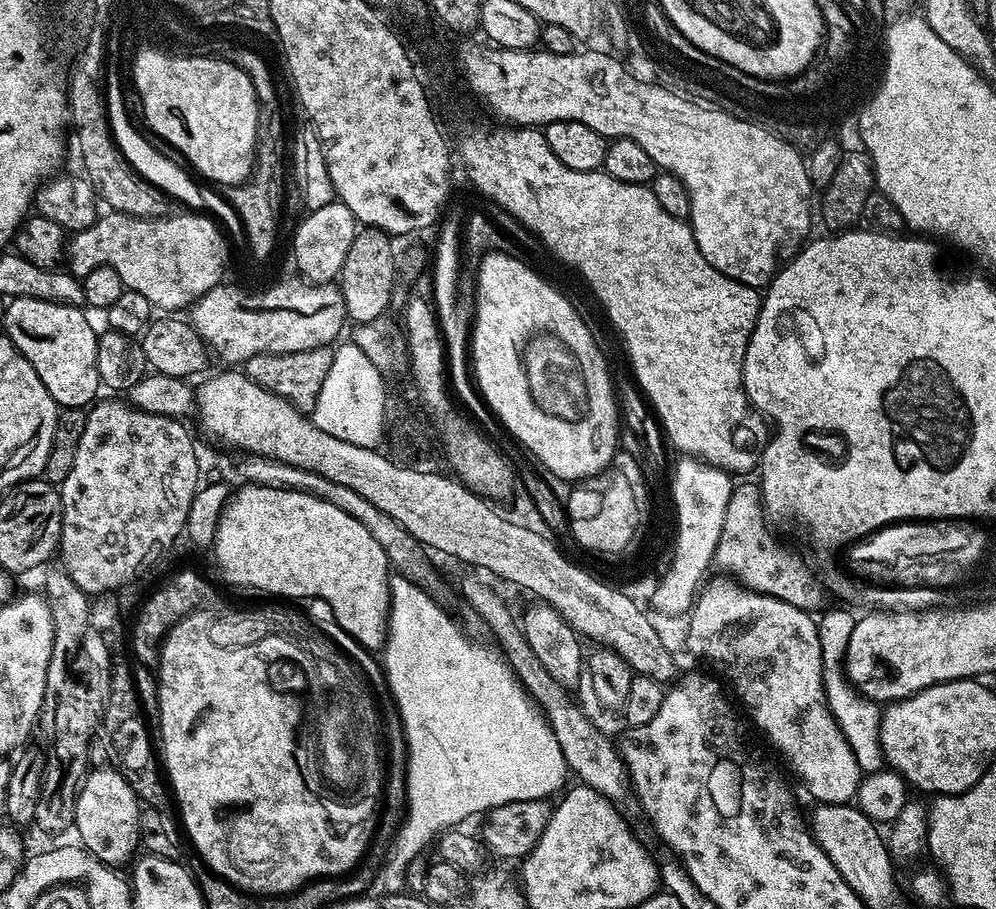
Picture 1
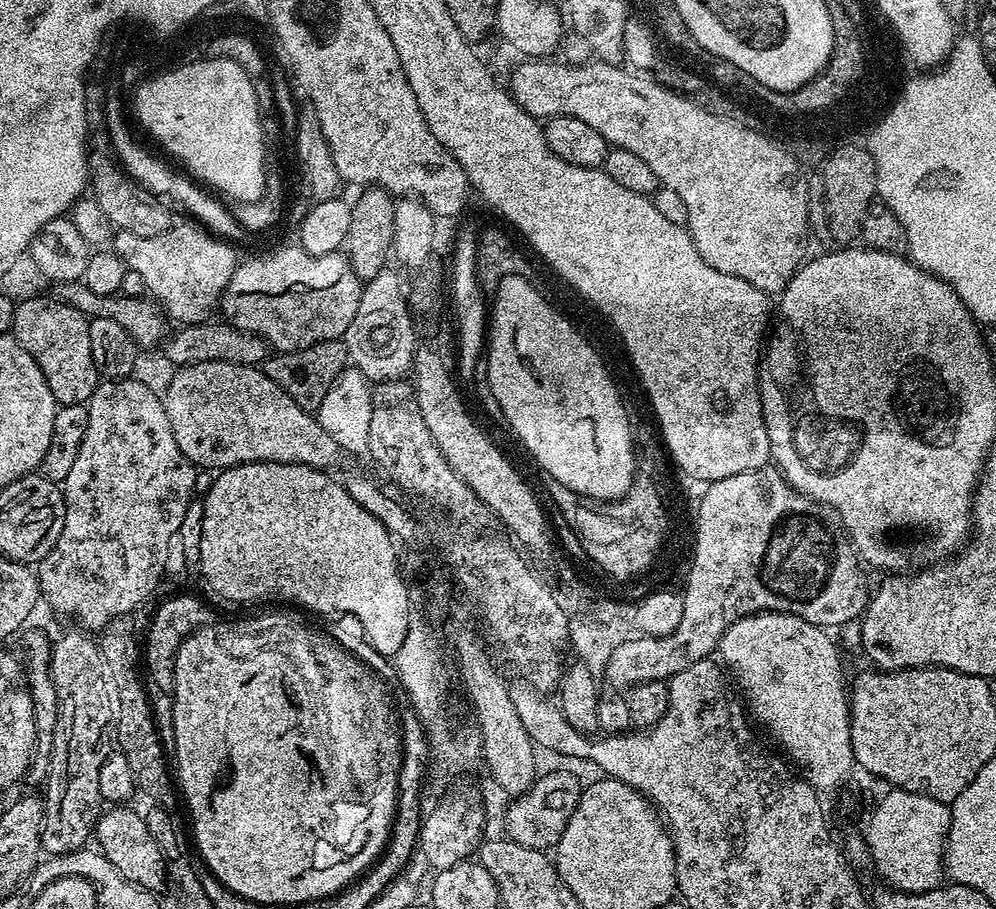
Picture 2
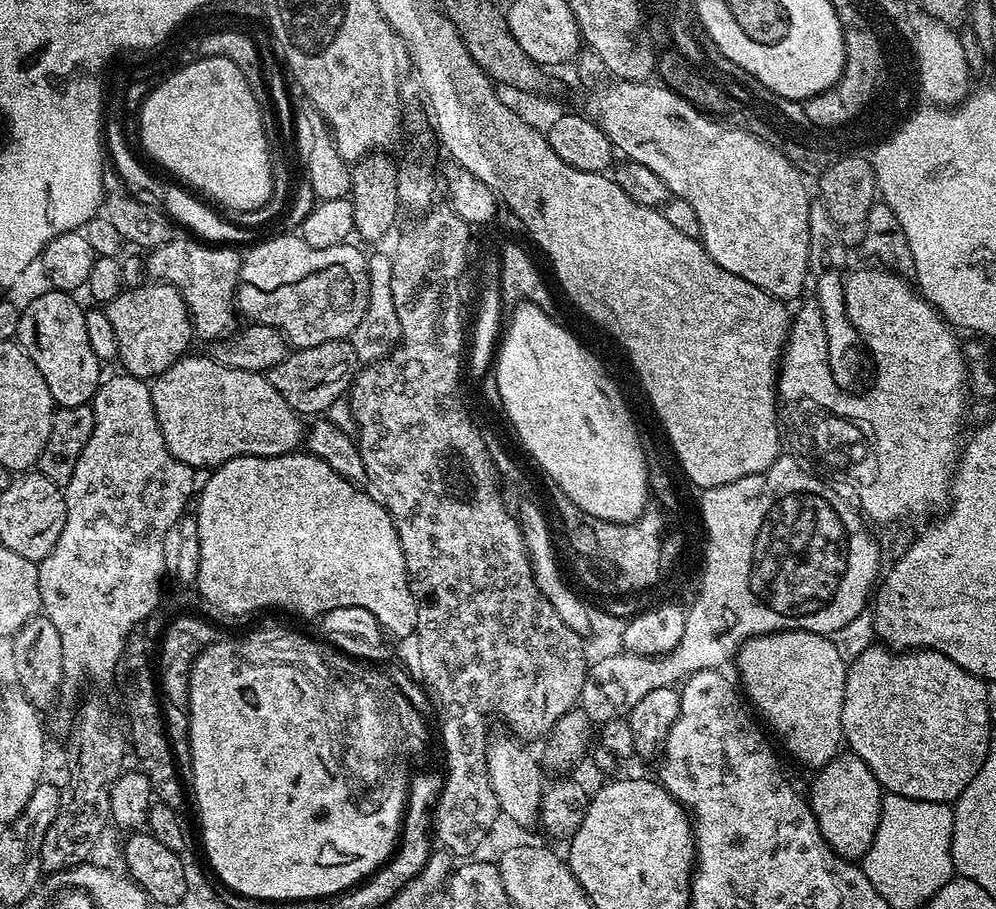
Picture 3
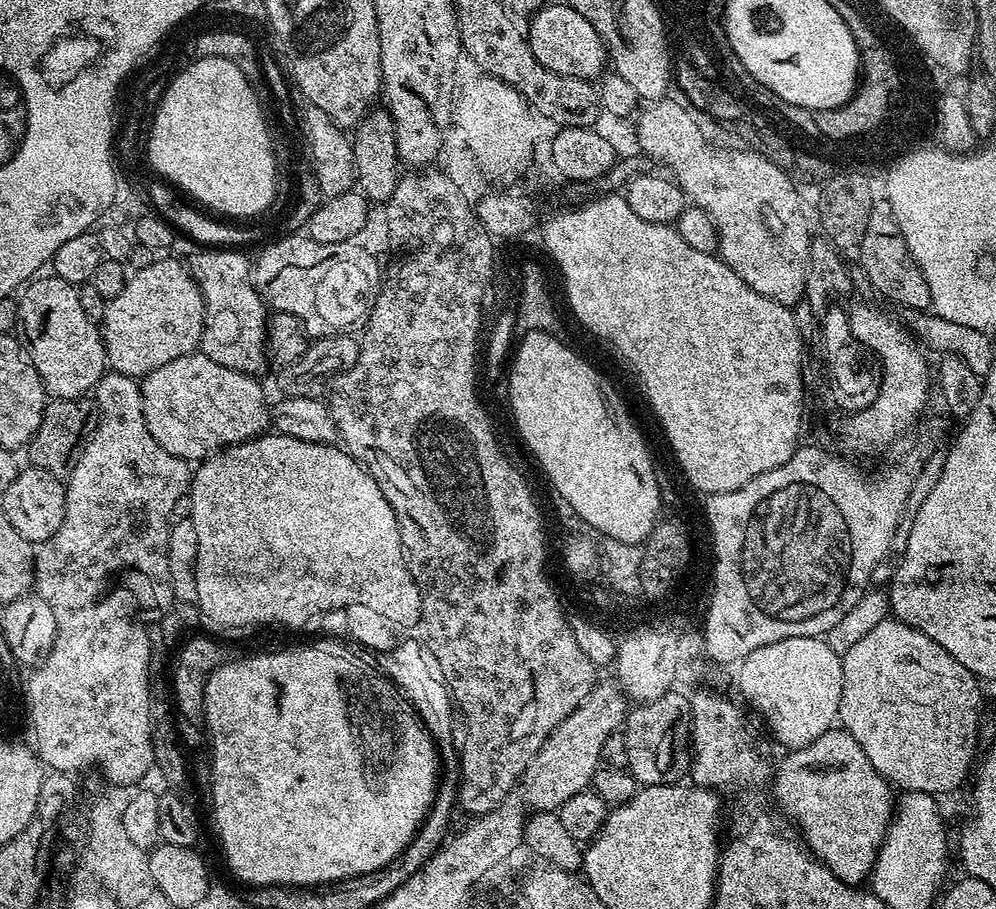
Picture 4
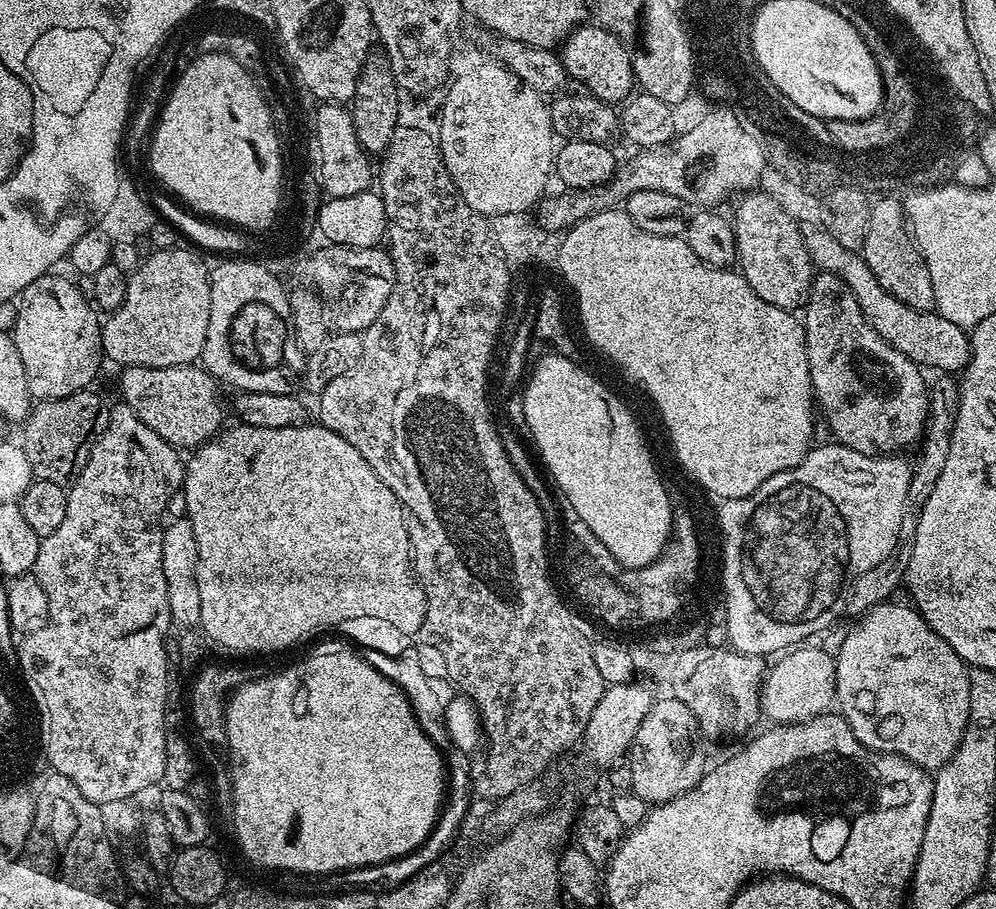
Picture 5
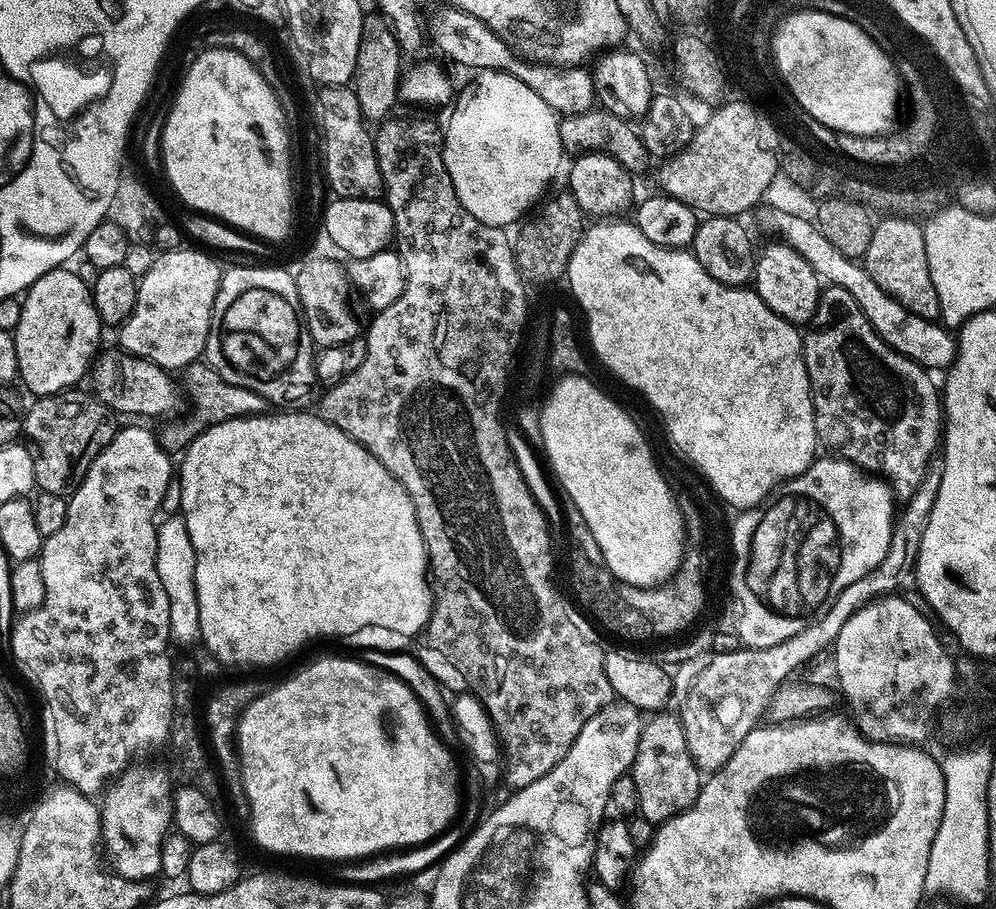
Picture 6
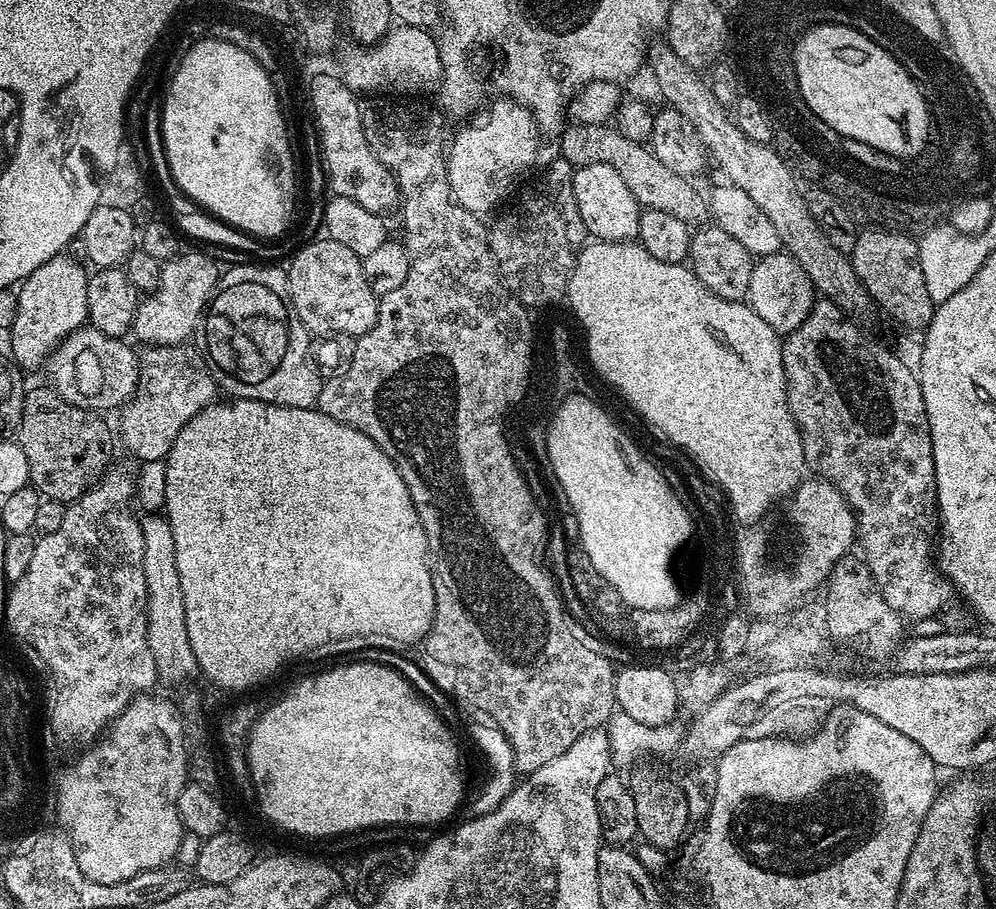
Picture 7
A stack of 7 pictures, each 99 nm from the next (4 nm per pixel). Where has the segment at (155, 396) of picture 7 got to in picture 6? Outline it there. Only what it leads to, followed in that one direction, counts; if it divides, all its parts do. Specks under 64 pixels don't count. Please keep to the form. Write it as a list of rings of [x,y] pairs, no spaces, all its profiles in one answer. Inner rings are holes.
[[[206,362],[189,364],[186,375],[188,375],[188,392],[196,403],[196,413],[193,414],[192,420],[176,420],[173,424],[166,425],[164,429],[159,429],[160,445],[169,454],[176,454],[187,448],[197,432],[206,431],[211,424],[233,420],[239,416],[258,416],[265,411],[266,401],[258,394],[254,394],[254,390],[246,390],[242,386],[226,382],[226,378],[218,375]]]

